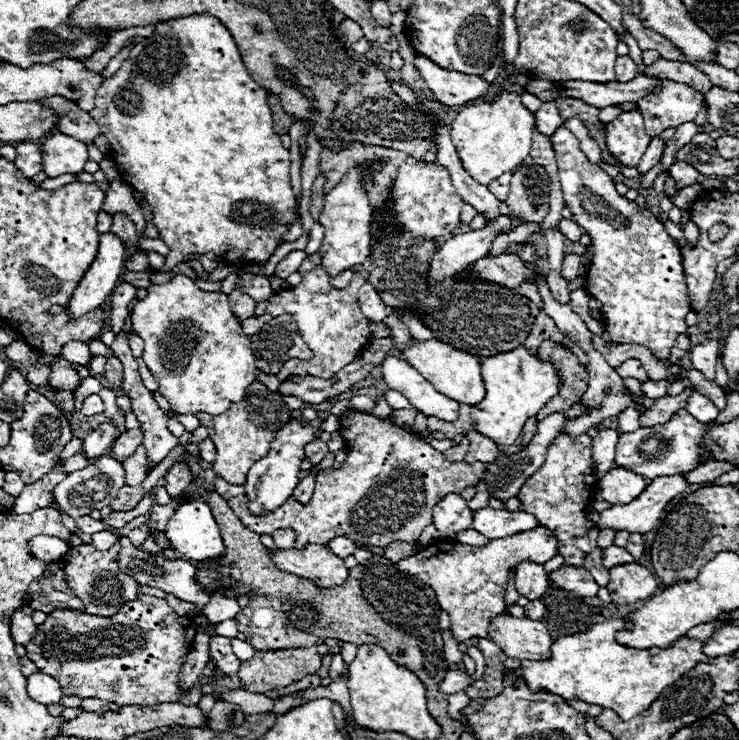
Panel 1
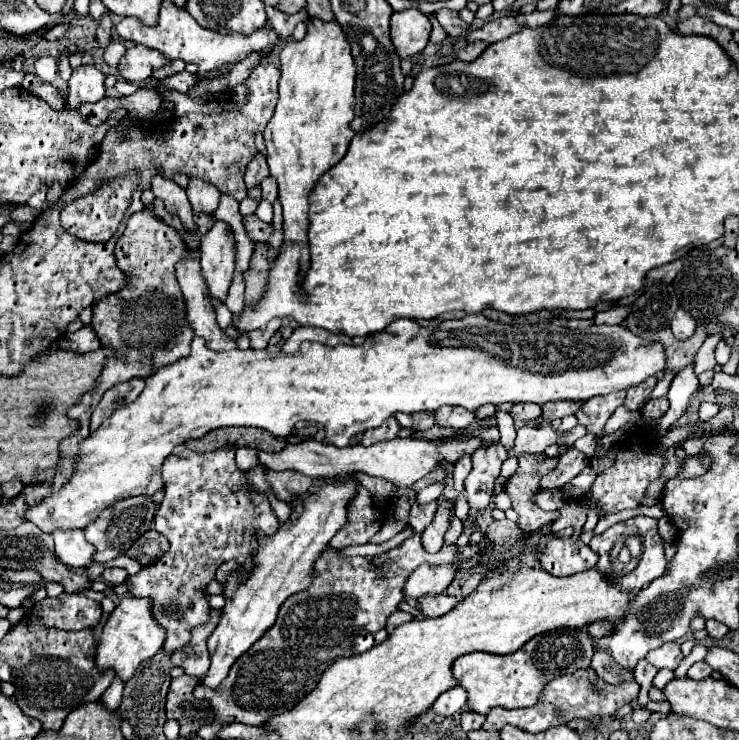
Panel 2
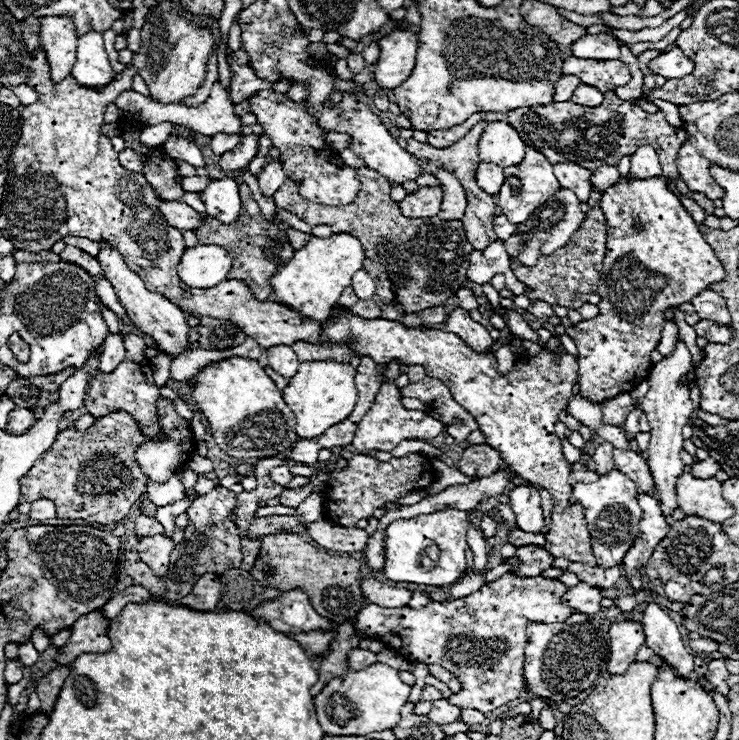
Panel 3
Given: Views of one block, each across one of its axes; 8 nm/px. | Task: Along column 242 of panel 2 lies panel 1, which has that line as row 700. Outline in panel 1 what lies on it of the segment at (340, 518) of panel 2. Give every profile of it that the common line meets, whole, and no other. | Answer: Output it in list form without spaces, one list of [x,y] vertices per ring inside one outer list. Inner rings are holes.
[[[608,620],[592,624],[586,632],[560,636],[552,642],[552,658],[548,658],[548,662],[520,662],[520,668],[512,672],[522,676],[532,692],[546,690],[564,700],[582,700],[610,708],[622,720],[630,720],[646,710],[666,686],[692,670],[698,662],[708,662],[708,656],[702,654],[702,642],[688,638],[680,638],[672,648],[626,648],[614,640],[614,632],[622,626],[622,620]]]

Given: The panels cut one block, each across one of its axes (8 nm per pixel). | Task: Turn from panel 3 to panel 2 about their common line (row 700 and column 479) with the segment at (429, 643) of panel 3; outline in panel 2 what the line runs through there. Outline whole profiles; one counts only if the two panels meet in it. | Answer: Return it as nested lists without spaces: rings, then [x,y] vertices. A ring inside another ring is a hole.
[[[500,443],[479,448],[472,456],[472,472],[464,482],[470,500],[470,510],[472,510],[472,518],[464,522],[466,528],[476,520],[476,514],[490,504],[494,482],[500,476],[501,465],[506,459],[506,448]]]

